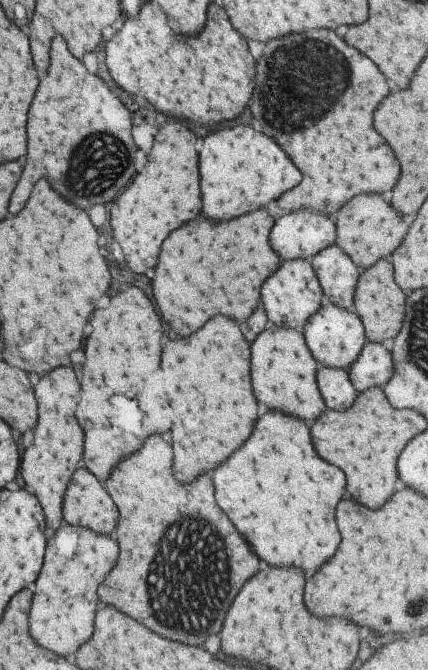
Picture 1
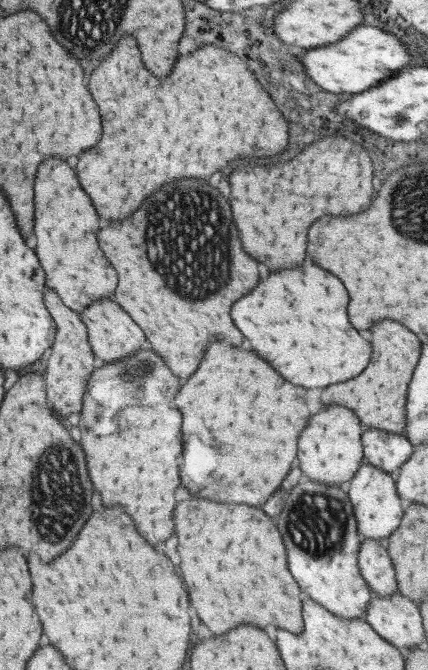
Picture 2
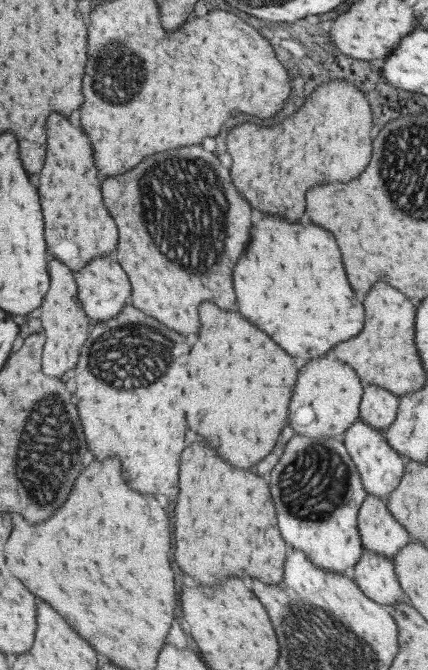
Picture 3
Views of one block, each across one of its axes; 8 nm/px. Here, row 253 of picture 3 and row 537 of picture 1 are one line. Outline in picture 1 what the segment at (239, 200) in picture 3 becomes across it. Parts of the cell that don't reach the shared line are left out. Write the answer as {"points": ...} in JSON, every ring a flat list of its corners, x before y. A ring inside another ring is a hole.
{"points":[[151,434,139,450,131,452,127,458,117,462,109,478,105,480,105,490,119,510,119,518,113,528,115,542,119,544,119,560,105,576,105,580,99,584,97,596,103,604,121,610,123,614,131,616,133,620,145,624,149,630,155,630,165,638,201,646,207,636,219,632,231,600,239,592,241,584,257,572,259,560,255,554,247,550,243,540,239,540,237,532,227,522,225,514,217,508,211,482,205,474,197,476,189,484,175,482,175,478,169,474,169,454,165,454,165,446,169,444,163,442,161,436],[161,570,175,570,175,580,167,578]]}

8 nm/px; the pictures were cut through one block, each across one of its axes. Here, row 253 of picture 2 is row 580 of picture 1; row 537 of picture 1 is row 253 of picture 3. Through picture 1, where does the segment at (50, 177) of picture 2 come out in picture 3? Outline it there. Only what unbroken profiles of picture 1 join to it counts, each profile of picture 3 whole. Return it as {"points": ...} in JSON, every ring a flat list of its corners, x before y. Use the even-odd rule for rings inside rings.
{"points":[[49,114,45,126,47,150,37,178,39,204,45,220,45,242,47,250,59,258,59,262,69,266,71,272,75,272,89,262,89,258,107,254,115,248,117,228,101,202,97,170,93,166,91,144,85,132,77,126,71,126,61,114]]}

